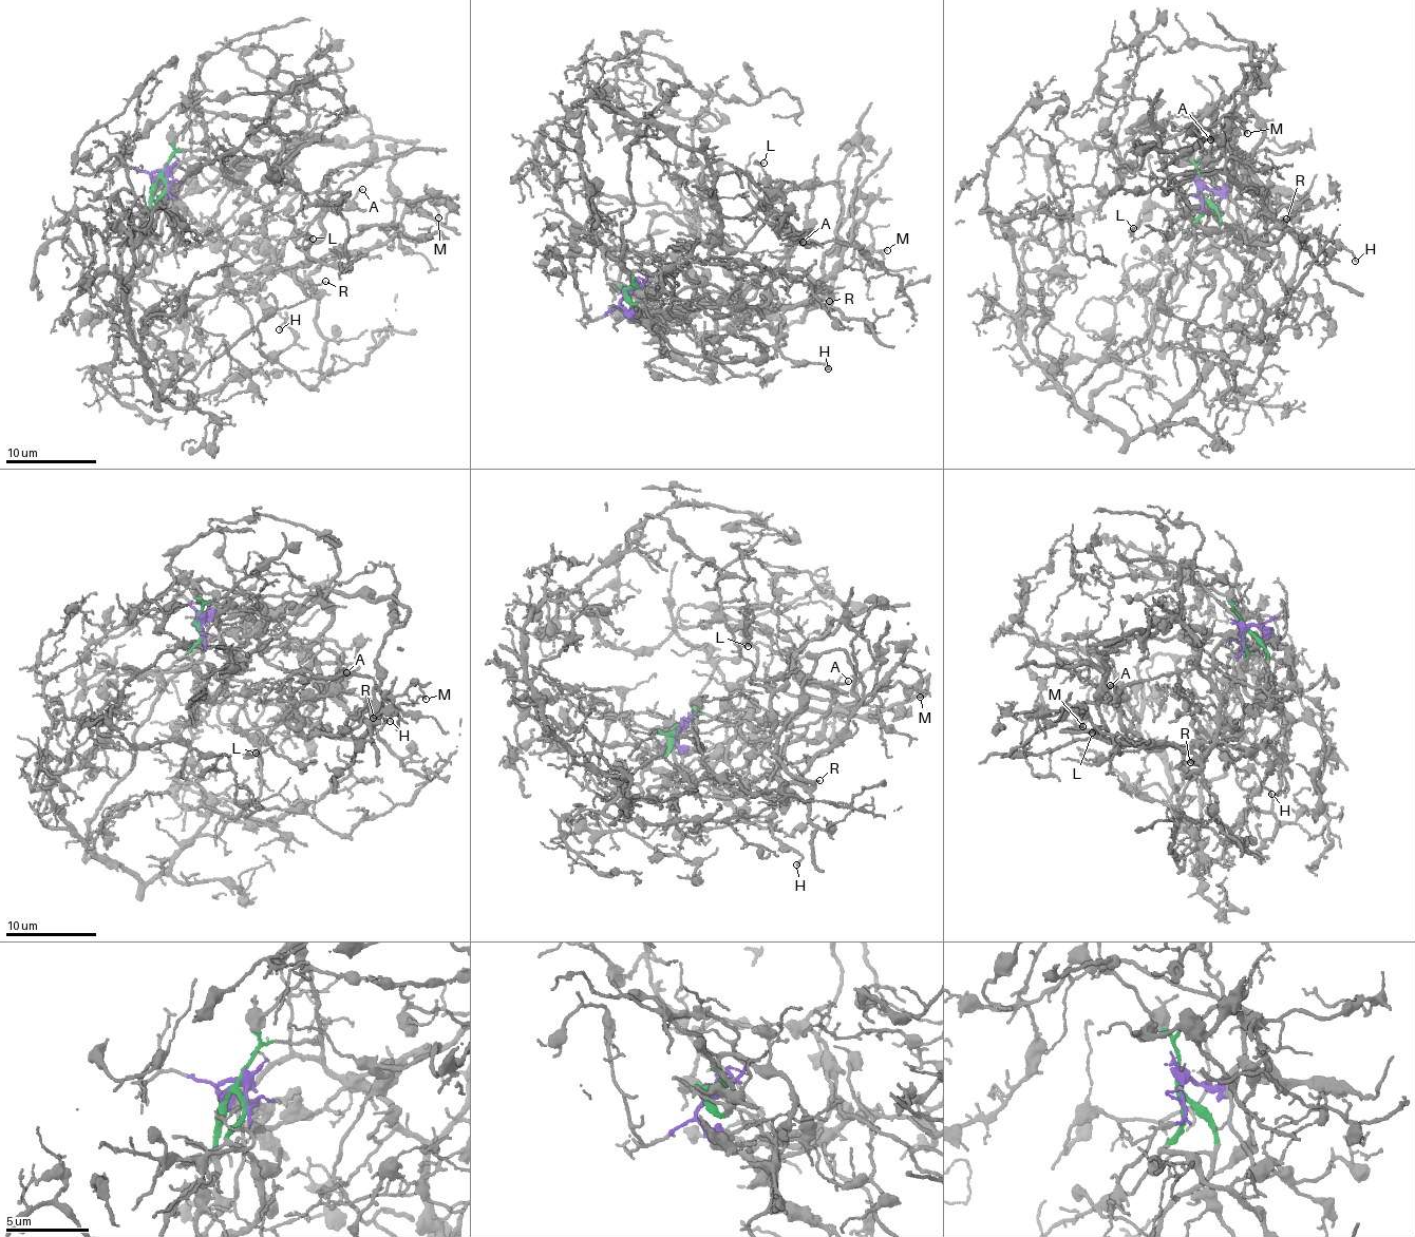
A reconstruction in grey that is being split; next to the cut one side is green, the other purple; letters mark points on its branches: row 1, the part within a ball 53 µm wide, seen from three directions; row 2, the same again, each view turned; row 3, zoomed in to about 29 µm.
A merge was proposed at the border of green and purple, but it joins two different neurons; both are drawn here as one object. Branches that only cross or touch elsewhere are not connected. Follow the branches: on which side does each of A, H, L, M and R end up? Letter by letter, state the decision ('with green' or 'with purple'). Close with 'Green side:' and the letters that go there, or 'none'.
A: with purple
H: with purple
L: with purple
M: with purple
R: with purple
Green side: none

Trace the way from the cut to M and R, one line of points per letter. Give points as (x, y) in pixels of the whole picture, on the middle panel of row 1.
M: (624, 289), (619, 304), (641, 322), (721, 304), (755, 315), (805, 300), (859, 223), (887, 249)
R: (624, 289), (619, 304), (641, 322), (686, 320), (701, 307), (721, 304), (742, 306), (755, 315), (828, 301)

